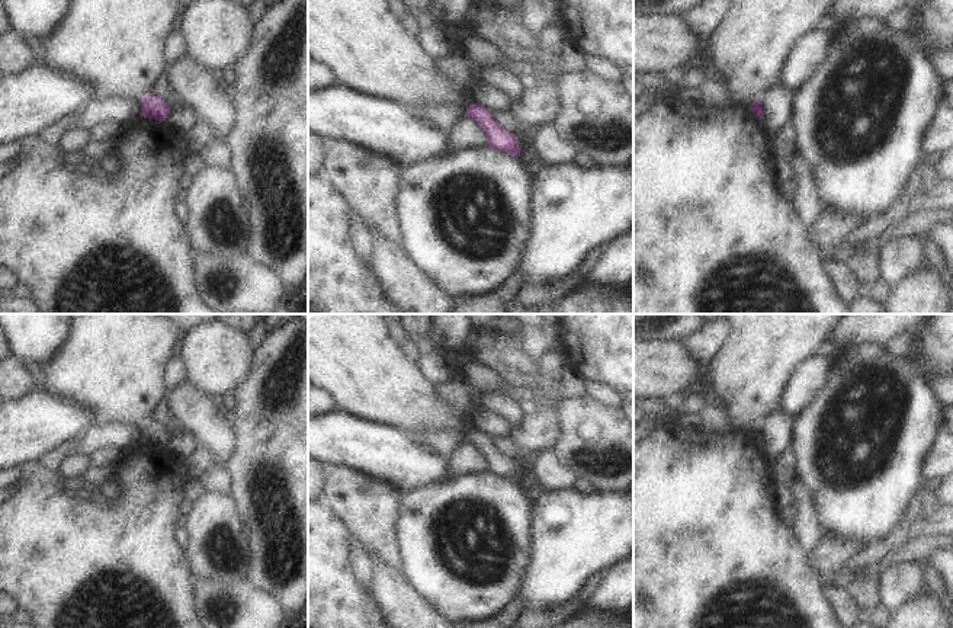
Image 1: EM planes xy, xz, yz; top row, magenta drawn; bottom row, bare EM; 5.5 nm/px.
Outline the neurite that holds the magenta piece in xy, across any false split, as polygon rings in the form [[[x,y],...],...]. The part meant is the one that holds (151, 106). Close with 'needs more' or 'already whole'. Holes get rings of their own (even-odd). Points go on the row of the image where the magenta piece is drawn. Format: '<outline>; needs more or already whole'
[[[148,94],[141,100],[141,116],[155,119],[155,121],[167,121],[170,113],[169,105],[160,99],[158,96]]]; already whole

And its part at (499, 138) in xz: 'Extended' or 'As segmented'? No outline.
As segmented.

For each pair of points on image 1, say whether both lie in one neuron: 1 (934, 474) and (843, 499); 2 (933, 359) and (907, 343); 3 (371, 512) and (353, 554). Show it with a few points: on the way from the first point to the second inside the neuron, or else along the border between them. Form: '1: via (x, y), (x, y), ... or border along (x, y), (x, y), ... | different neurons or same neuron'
1: border along (934, 445), (924, 463), (921, 478) | different neurons
2: border along (920, 329), (914, 339), (915, 351), (913, 359) | different neurons
3: border along (350, 537), (361, 544), (374, 561) | different neurons

